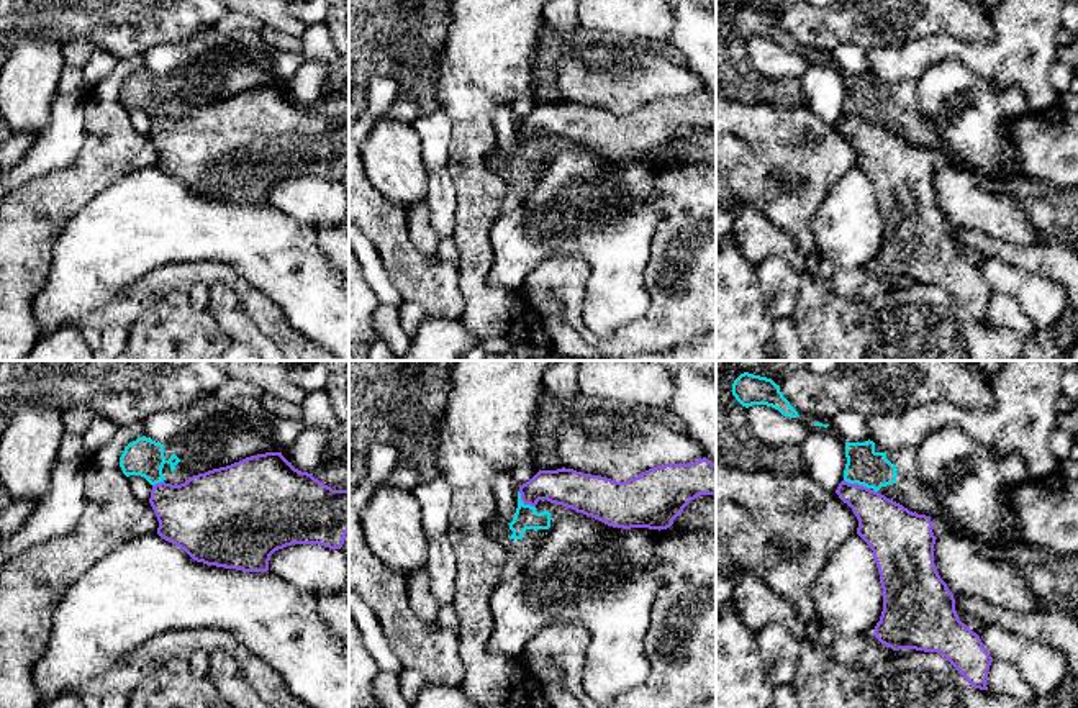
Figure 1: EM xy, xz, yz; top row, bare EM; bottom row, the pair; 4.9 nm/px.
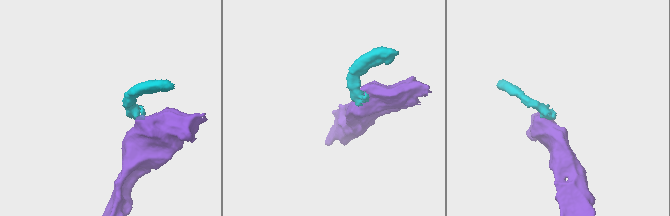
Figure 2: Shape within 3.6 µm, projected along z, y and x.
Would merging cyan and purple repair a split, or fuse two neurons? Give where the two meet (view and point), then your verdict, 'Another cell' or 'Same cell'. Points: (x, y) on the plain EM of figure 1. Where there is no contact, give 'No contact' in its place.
Touches cyan at yz (857, 115). Another cell

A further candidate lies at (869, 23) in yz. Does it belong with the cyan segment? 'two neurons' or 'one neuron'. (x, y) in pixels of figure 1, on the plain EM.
two neurons

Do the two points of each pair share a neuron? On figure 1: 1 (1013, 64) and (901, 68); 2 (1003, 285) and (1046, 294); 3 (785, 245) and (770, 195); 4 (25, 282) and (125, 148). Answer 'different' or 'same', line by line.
1: same
2: same
3: different
4: same

